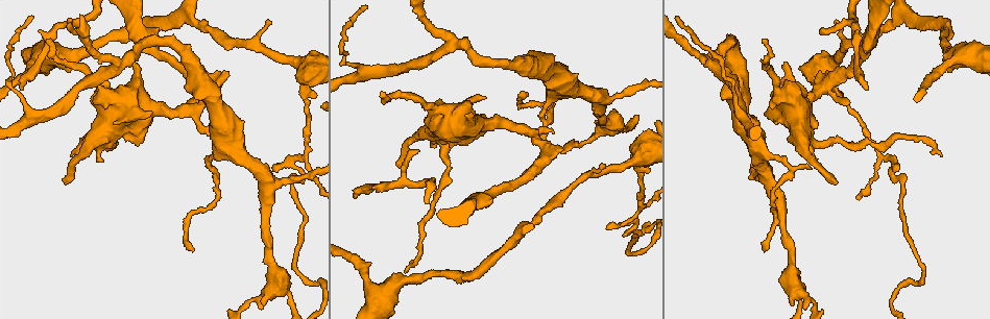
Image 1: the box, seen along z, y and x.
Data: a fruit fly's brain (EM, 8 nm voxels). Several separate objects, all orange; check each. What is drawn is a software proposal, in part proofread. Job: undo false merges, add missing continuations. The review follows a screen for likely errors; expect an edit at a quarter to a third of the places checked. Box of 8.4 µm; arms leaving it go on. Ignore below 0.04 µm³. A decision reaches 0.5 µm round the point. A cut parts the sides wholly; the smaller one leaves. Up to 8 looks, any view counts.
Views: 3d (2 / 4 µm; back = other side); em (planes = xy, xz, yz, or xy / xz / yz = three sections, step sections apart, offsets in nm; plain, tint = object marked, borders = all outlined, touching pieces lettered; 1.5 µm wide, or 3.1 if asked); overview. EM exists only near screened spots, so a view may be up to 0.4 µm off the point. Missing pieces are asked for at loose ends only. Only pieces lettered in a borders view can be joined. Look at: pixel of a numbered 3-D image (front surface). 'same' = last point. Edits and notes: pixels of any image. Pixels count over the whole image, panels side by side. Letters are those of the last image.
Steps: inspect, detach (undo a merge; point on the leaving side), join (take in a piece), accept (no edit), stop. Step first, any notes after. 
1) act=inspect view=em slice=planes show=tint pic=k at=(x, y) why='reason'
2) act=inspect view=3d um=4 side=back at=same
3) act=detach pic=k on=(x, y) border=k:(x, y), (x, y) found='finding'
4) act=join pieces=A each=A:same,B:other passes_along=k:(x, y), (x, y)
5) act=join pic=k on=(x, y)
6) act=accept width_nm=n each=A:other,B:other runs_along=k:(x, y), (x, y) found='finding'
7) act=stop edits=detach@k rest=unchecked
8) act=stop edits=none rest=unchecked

act=inspect view=3d um=2 pic=1 at=(190, 15)

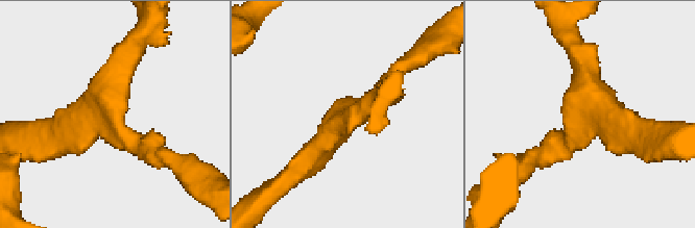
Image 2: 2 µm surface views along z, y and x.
act=inspect view=em slice=planes show=plain pic=2 at=(344, 117)

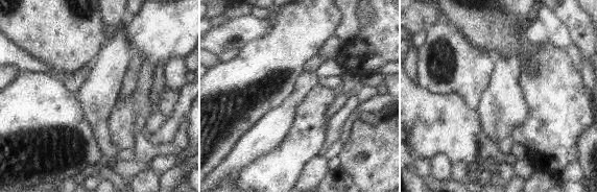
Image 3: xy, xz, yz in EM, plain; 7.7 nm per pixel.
act=inspect view=em slice=planes show=borders at=same

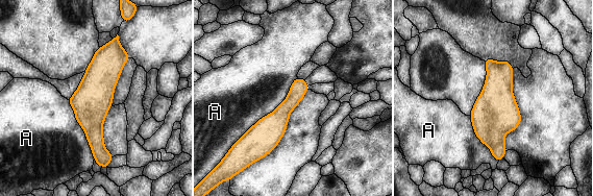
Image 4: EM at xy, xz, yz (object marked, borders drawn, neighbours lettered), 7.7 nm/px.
act=accept longest_contact=A:650nm each=A:other runs_along=4:(116, 42), (95, 93), (103, 161) found='one cell here'

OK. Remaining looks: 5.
act=inspect view=em slice=planes show=plain pic=1 at=(834, 21) why='branch stops here'

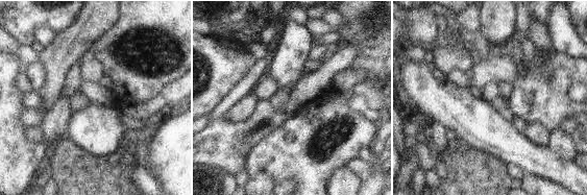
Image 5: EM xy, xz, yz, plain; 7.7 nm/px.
act=inspect view=em slice=planes show=tint at=same

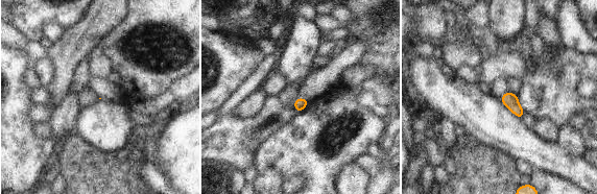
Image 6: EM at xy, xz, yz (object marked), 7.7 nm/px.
act=inspect view=em slice=planes show=borders at=same

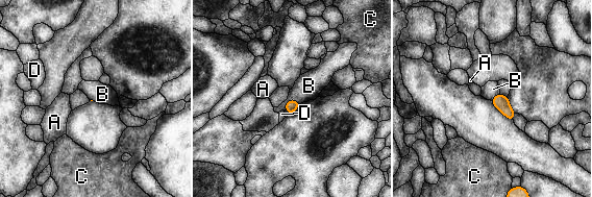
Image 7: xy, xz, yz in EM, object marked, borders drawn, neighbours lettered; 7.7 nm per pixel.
act=accept each=A:other,B:other,C:other,D:other border=7:(300, 103), (289, 100), (284, 109) found='no lettered piece goes on from it'

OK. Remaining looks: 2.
act=stop edits=none rest=unchecked

